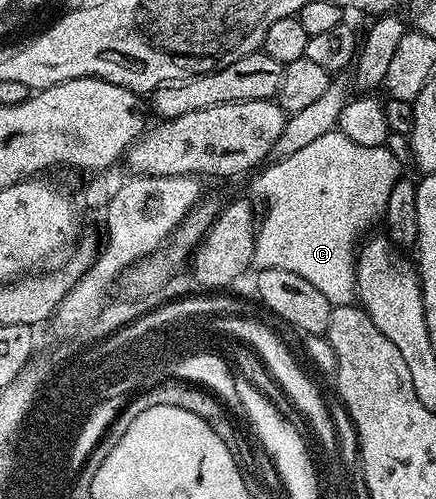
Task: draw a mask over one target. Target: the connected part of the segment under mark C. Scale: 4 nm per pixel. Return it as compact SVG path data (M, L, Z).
M316 137L316 141L304 145L304 149L271 162L271 167L263 166L253 176L254 191L266 202L266 212L263 215L261 212L260 222L256 227L253 266L296 273L304 277L308 285L320 289L320 293L324 293L324 297L328 297L334 307L348 307L356 299L356 248L367 234L365 231L378 218L379 222L385 216L388 196L392 194L392 185L396 185L400 171L398 159L390 151L381 151L378 147L362 147L359 151L333 151L326 145L327 137Z

